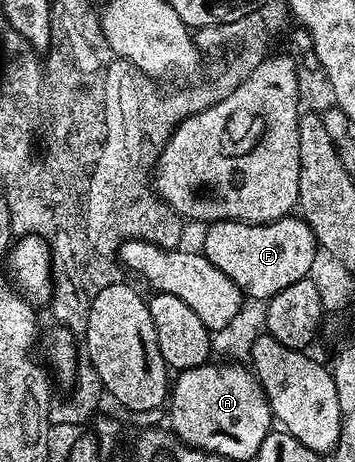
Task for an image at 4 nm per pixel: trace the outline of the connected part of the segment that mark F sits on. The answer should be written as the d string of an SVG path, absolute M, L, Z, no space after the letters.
M300 216L280 218L267 224L214 222L206 230L209 231L205 234L205 247L203 247L205 258L211 260L211 264L215 264L215 268L219 268L219 272L223 272L223 276L231 276L231 280L235 280L235 284L241 289L242 295L246 299L268 300L279 292L283 292L283 288L291 288L291 284L308 278L314 273L312 271L313 261L316 260L317 254L319 255L319 247L313 230Z

